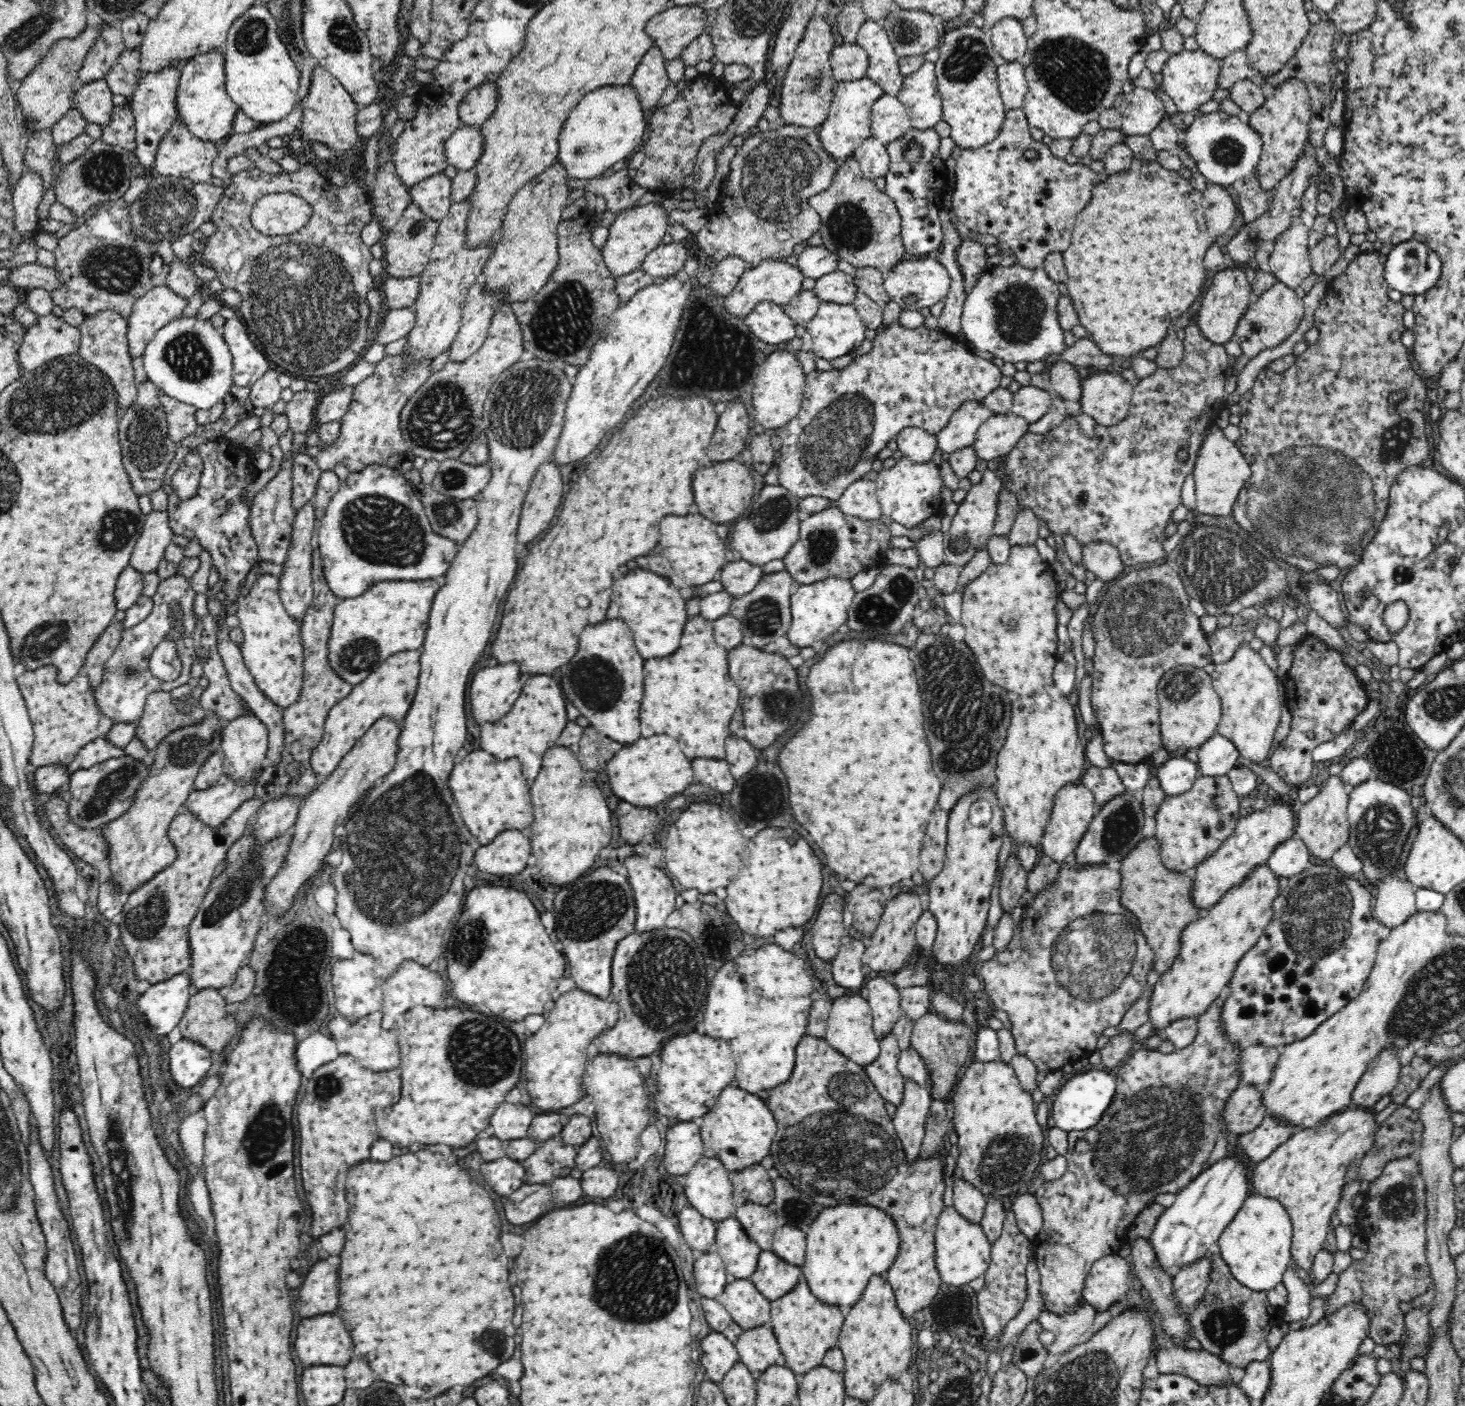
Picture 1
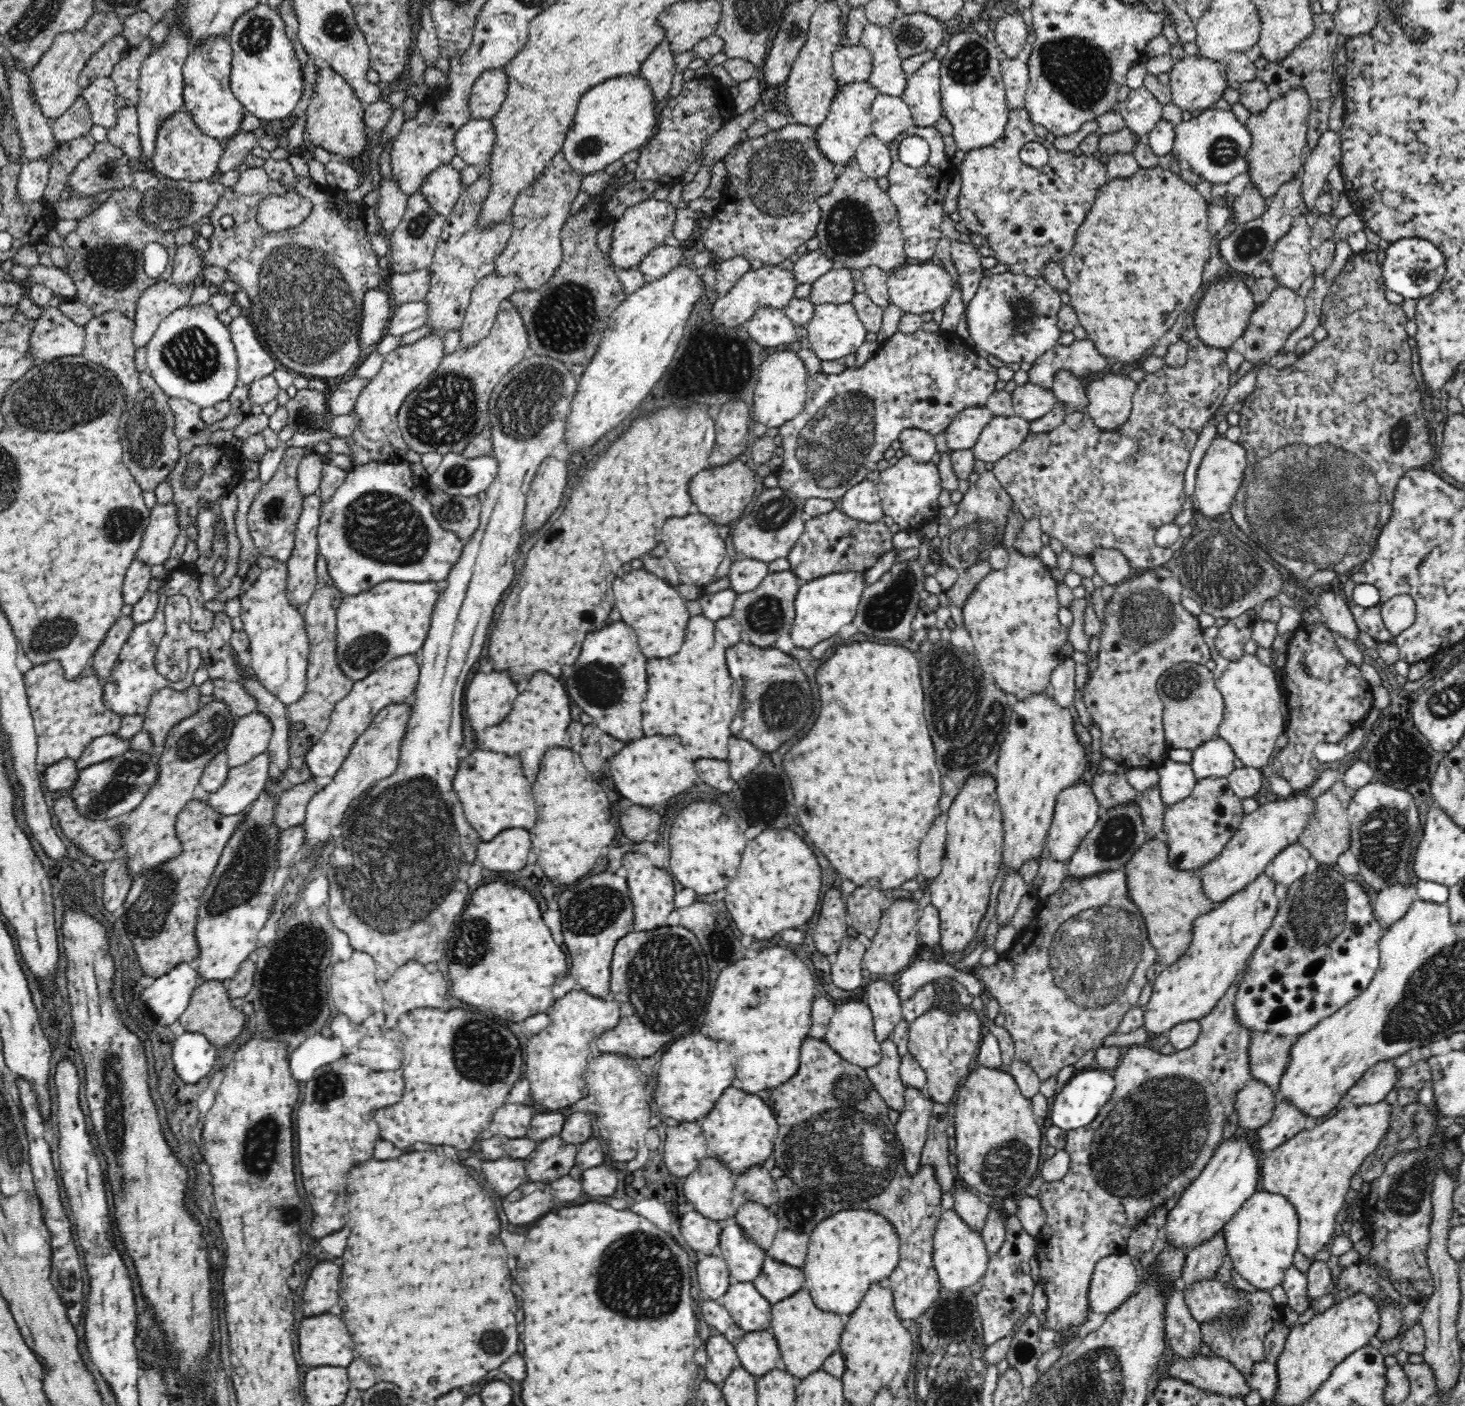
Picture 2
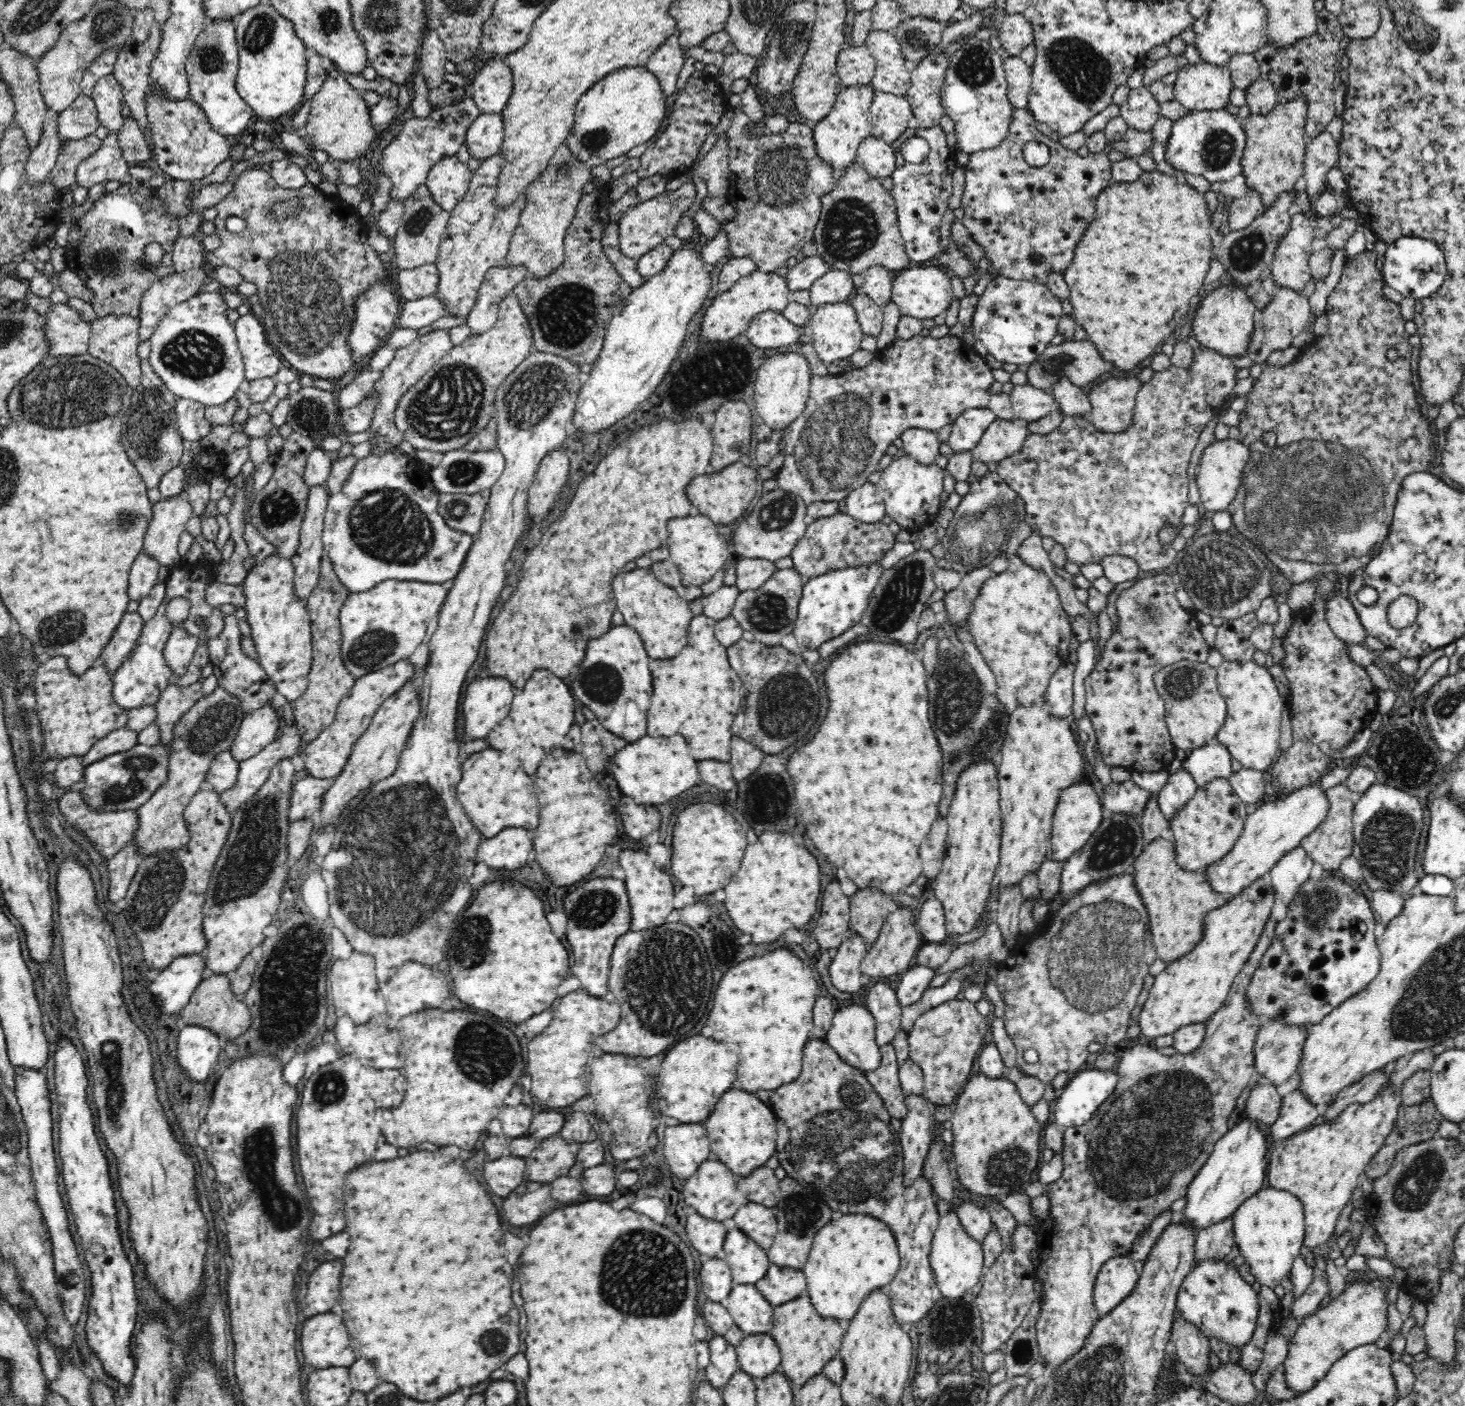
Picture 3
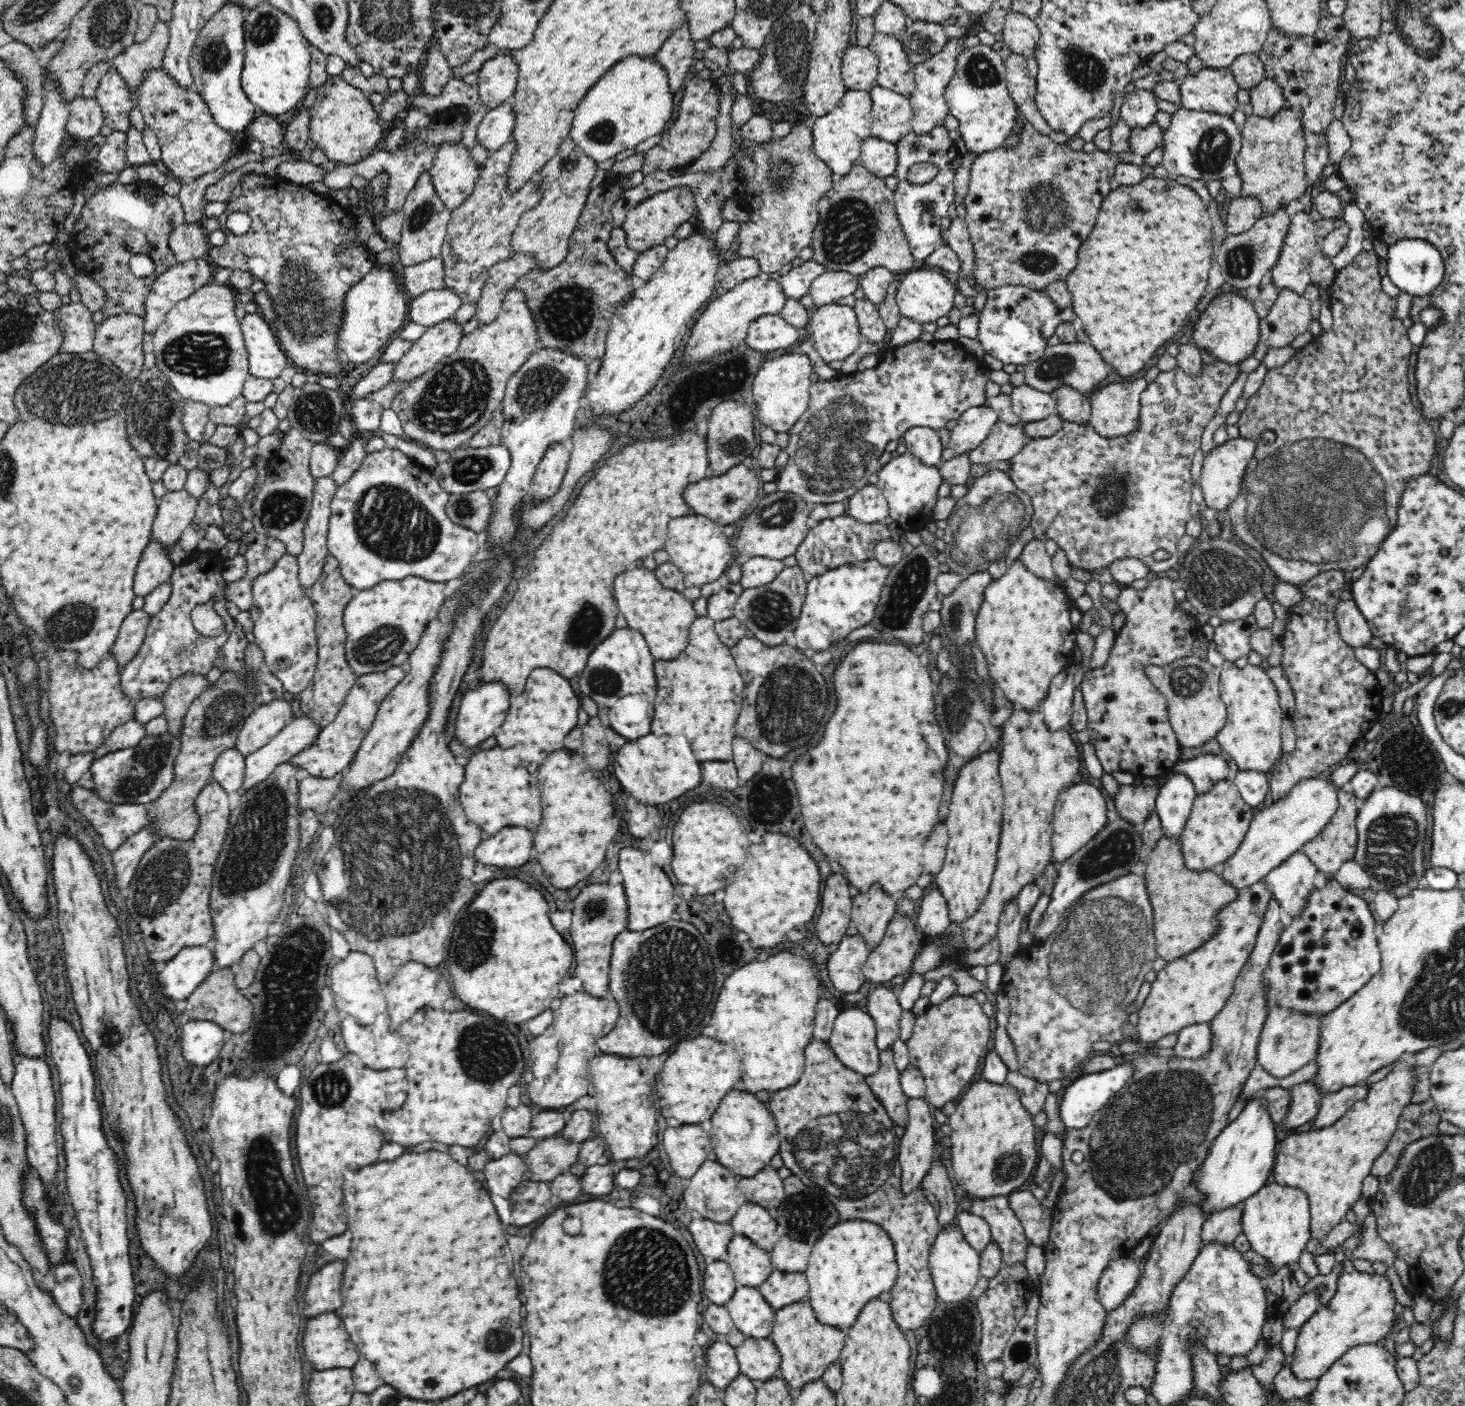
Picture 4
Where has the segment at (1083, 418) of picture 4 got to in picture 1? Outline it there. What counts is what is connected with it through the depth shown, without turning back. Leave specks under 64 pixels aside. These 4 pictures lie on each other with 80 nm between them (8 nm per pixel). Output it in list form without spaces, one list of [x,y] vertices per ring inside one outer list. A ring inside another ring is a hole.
[[[1062,358],[1051,365],[1047,375],[1052,389],[1062,400],[1080,402],[1082,391],[1080,391],[1080,378],[1078,368],[1072,363],[1062,361]]]

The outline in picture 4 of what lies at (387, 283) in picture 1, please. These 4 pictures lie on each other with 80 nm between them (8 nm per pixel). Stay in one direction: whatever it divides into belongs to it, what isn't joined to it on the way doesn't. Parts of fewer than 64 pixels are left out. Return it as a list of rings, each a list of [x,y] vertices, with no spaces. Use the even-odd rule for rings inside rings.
[[[440,256],[421,262],[414,266],[407,266],[403,268],[404,286],[408,294],[412,298],[424,294],[426,291],[435,291],[444,289],[444,263]]]

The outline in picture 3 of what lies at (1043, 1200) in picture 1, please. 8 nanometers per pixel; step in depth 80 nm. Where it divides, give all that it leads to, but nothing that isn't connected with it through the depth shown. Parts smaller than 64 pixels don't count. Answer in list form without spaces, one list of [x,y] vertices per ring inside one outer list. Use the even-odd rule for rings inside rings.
[[[1269,920],[1266,923],[1262,936],[1258,939],[1256,949],[1252,952],[1250,959],[1234,979],[1232,988],[1229,990],[1228,996],[1226,996],[1225,1003],[1216,1010],[1208,1020],[1203,1021],[1204,1040],[1202,1040],[1202,1044],[1200,1044],[1196,1050],[1192,1050],[1192,1052],[1188,1052],[1188,1054],[1180,1055],[1175,1053],[1166,1056],[1162,1055],[1157,1049],[1154,1049],[1150,1043],[1142,1042],[1141,1044],[1119,1051],[1119,1060],[1117,1066],[1114,1068],[1116,1075],[1118,1075],[1118,1084],[1116,1084],[1114,1093],[1100,1105],[1095,1115],[1086,1122],[1086,1124],[1064,1128],[1064,1170],[1062,1176],[1055,1182],[1043,1186],[1043,1194],[1048,1197],[1048,1205],[1050,1205],[1050,1208],[1049,1216],[1044,1220],[1043,1226],[1040,1228],[1040,1233],[1037,1235],[1036,1251],[1038,1252],[1038,1256],[1036,1256],[1036,1259],[1038,1259],[1038,1266],[1036,1266],[1034,1272],[1040,1291],[1044,1296],[1044,1299],[1042,1299],[1040,1317],[1038,1317],[1038,1324],[1036,1324],[1036,1337],[1038,1337],[1038,1343],[1040,1344],[1041,1360],[1046,1362],[1048,1368],[1052,1370],[1052,1373],[1062,1365],[1062,1362],[1068,1361],[1073,1356],[1072,1354],[1076,1354],[1078,1350],[1085,1346],[1086,1338],[1090,1335],[1090,1332],[1094,1329],[1095,1323],[1098,1321],[1099,1315],[1094,1307],[1093,1288],[1094,1280],[1096,1274],[1098,1274],[1098,1270],[1100,1270],[1100,1266],[1102,1266],[1106,1260],[1110,1260],[1110,1258],[1128,1255],[1132,1242],[1138,1238],[1138,1235],[1143,1230],[1147,1230],[1150,1224],[1152,1224],[1152,1220],[1161,1212],[1166,1212],[1174,1200],[1186,1197],[1187,1188],[1190,1186],[1193,1178],[1207,1161],[1218,1139],[1222,1138],[1223,1134],[1226,1134],[1228,1118],[1230,1118],[1230,1115],[1234,1112],[1236,1101],[1238,1101],[1242,1092],[1250,1084],[1255,1074],[1253,1050],[1256,1034],[1258,1034],[1258,1030],[1261,1027],[1261,1021],[1258,1020],[1256,1015],[1252,1015],[1250,1009],[1246,1007],[1248,1003],[1246,1003],[1246,999],[1244,999],[1244,992],[1246,992],[1246,988],[1248,988],[1248,982],[1250,982],[1252,974],[1256,972],[1256,968],[1261,964],[1262,956],[1270,947],[1272,936],[1274,936],[1274,926],[1276,926],[1276,921]]]

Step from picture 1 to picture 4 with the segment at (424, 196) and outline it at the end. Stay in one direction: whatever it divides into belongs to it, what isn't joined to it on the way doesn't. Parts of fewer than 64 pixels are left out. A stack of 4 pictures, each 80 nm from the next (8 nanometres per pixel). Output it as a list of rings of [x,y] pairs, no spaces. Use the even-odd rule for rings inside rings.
[[[440,145],[428,171],[434,191],[448,210],[454,210],[472,194],[480,165],[459,145]]]

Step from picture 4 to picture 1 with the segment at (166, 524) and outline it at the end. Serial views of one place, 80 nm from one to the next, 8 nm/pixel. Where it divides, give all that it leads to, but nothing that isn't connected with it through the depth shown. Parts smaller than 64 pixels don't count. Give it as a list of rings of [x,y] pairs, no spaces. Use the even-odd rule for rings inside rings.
[[[152,511],[143,520],[128,565],[142,575],[155,572],[172,536],[174,531],[170,529],[167,511]]]

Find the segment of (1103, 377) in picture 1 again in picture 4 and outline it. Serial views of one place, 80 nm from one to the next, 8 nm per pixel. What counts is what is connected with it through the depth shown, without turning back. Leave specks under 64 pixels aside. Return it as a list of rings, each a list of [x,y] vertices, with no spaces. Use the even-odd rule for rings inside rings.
[[[1140,378],[1111,383],[1095,390],[1090,396],[1091,418],[1088,423],[1106,438],[1130,434],[1138,428],[1140,396],[1146,386],[1148,382]]]

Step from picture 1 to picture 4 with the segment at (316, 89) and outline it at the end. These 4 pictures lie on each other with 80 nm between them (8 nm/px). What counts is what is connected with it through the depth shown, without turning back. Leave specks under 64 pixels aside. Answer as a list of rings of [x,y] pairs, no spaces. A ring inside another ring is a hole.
[[[338,74],[330,76],[317,88],[315,101],[309,109],[309,138],[326,154],[328,160],[337,164],[359,163],[384,140],[388,126],[377,118],[376,110],[358,88],[352,87]]]

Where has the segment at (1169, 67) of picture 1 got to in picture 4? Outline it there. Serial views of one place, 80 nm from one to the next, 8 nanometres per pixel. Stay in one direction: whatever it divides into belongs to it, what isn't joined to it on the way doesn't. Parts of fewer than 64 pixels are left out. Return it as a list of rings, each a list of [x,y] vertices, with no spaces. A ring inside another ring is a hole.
[[[1203,66],[1197,72],[1188,72],[1180,82],[1180,106],[1185,109],[1216,112],[1230,116],[1236,108],[1238,83],[1229,67]]]

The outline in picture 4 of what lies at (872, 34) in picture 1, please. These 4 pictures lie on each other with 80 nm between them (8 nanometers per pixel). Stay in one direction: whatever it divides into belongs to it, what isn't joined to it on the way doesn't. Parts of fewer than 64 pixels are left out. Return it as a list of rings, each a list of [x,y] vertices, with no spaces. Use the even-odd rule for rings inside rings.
[[[875,32],[868,47],[878,57],[876,85],[907,97],[914,90],[913,66],[897,36]]]

